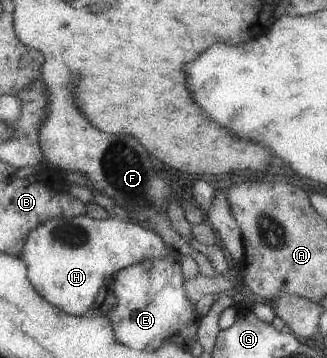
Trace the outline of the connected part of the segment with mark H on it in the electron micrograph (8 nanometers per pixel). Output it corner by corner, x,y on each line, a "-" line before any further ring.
116,211
106,219
96,219
88,215
75,217
68,215
52,217
44,221
30,233
23,250
23,259
28,263
29,277
38,292
52,304
72,315
80,316
80,314
88,314
92,308
95,308
96,299
104,284
123,268
144,259
162,258
167,250
168,247
160,235
143,228
140,223
131,221
126,215

